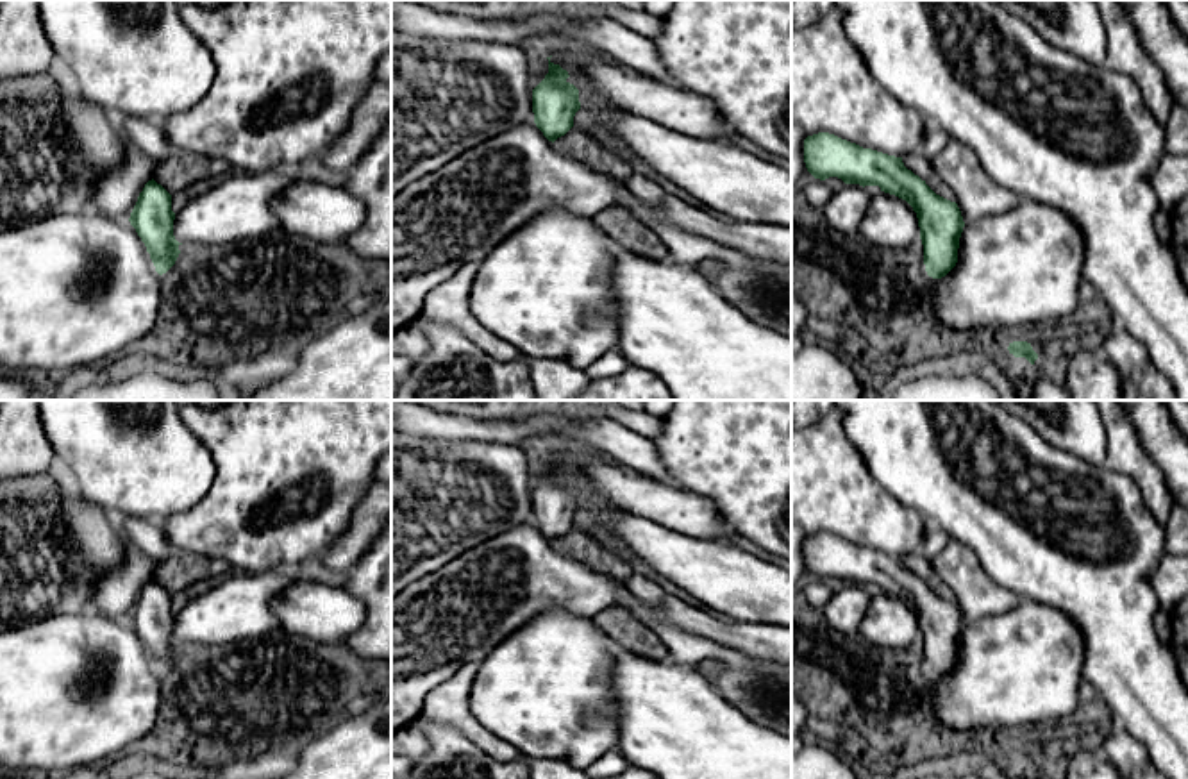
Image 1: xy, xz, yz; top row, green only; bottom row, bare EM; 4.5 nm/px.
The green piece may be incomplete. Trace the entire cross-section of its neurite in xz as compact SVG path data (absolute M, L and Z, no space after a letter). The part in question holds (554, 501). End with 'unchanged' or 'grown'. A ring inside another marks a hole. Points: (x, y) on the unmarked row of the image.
M548 459L548 473L532 490L534 524L548 541L556 541L573 527L581 509L579 490L570 484L566 470Z; unchanged

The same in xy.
M154 579L148 581L138 597L129 622L145 643L159 675L166 674L180 654L179 647L182 643L173 636L173 620L172 595Z; unchanged

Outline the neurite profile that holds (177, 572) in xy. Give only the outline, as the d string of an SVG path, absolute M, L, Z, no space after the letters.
M175 552L170 557L157 561L154 581L170 595L175 595L179 591L186 591L198 581L222 579L230 572L232 566L223 559L191 552Z

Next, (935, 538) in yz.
M925 520L924 540L918 549L925 559L933 559L950 541L950 536L933 520Z

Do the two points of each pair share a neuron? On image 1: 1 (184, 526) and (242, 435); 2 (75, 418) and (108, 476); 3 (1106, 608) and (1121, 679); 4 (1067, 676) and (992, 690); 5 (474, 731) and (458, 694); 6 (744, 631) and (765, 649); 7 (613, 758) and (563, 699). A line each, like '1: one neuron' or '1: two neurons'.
1: one neuron
2: one neuron
3: one neuron
4: one neuron
5: one neuron
6: one neuron
7: two neurons

